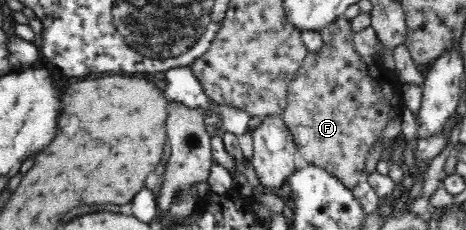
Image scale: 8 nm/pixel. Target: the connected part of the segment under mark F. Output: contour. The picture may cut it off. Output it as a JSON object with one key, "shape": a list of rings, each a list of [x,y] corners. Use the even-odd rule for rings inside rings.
{"shape":[[[344,17],[328,24],[321,31],[323,42],[316,52],[308,51],[303,58],[298,74],[288,88],[287,105],[282,112],[283,121],[292,133],[298,153],[306,162],[332,173],[350,190],[358,184],[366,156],[380,140],[388,122],[401,117],[404,102],[399,77],[380,63],[360,55],[353,43],[354,35],[351,25]]]}

